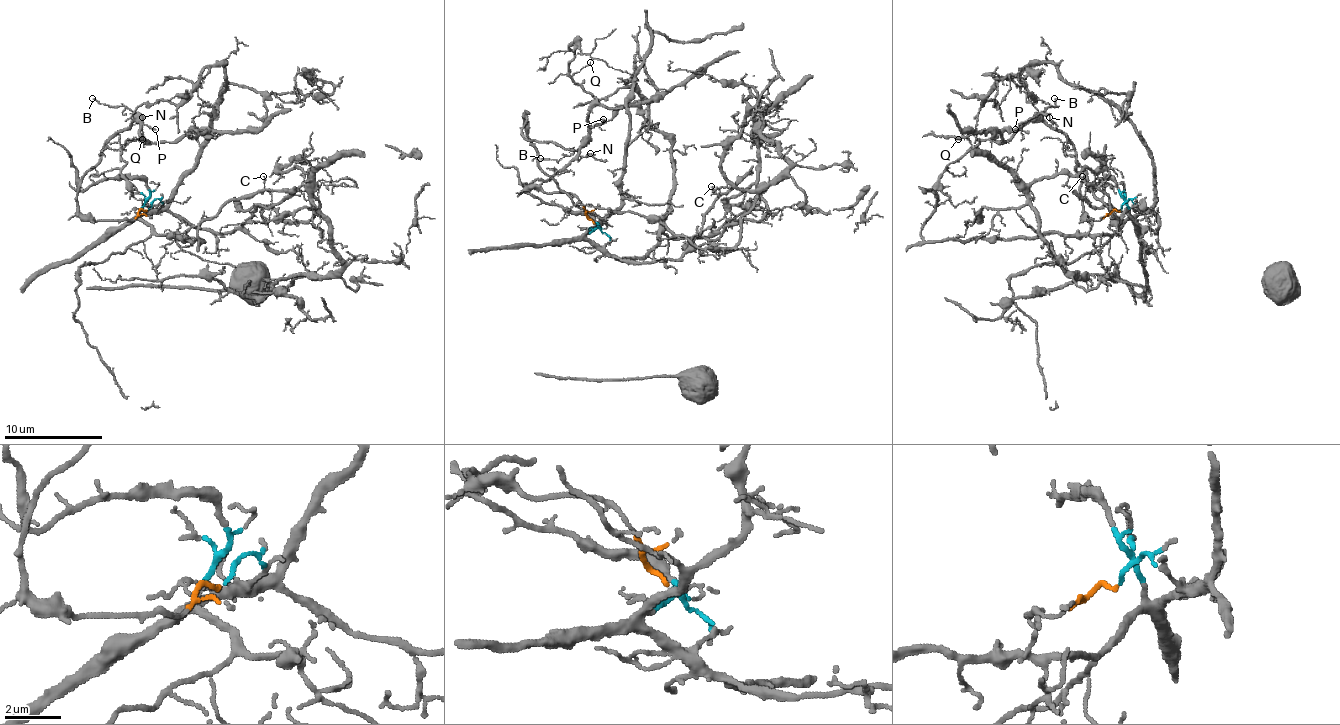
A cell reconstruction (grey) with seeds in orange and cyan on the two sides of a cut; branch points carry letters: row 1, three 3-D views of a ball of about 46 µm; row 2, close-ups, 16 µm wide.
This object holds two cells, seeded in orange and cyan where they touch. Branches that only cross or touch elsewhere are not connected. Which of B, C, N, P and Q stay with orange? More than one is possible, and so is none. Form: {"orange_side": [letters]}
{"orange_side": ["B", "N", "P", "Q"]}

